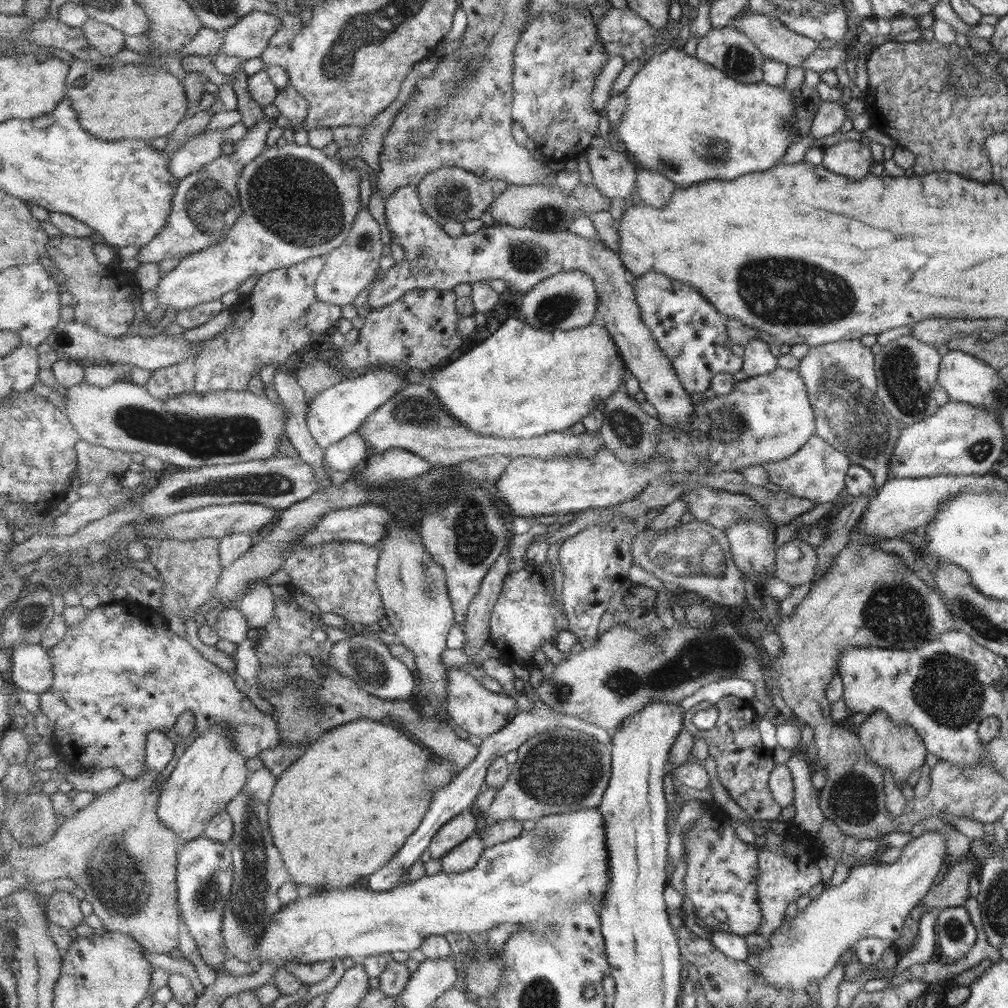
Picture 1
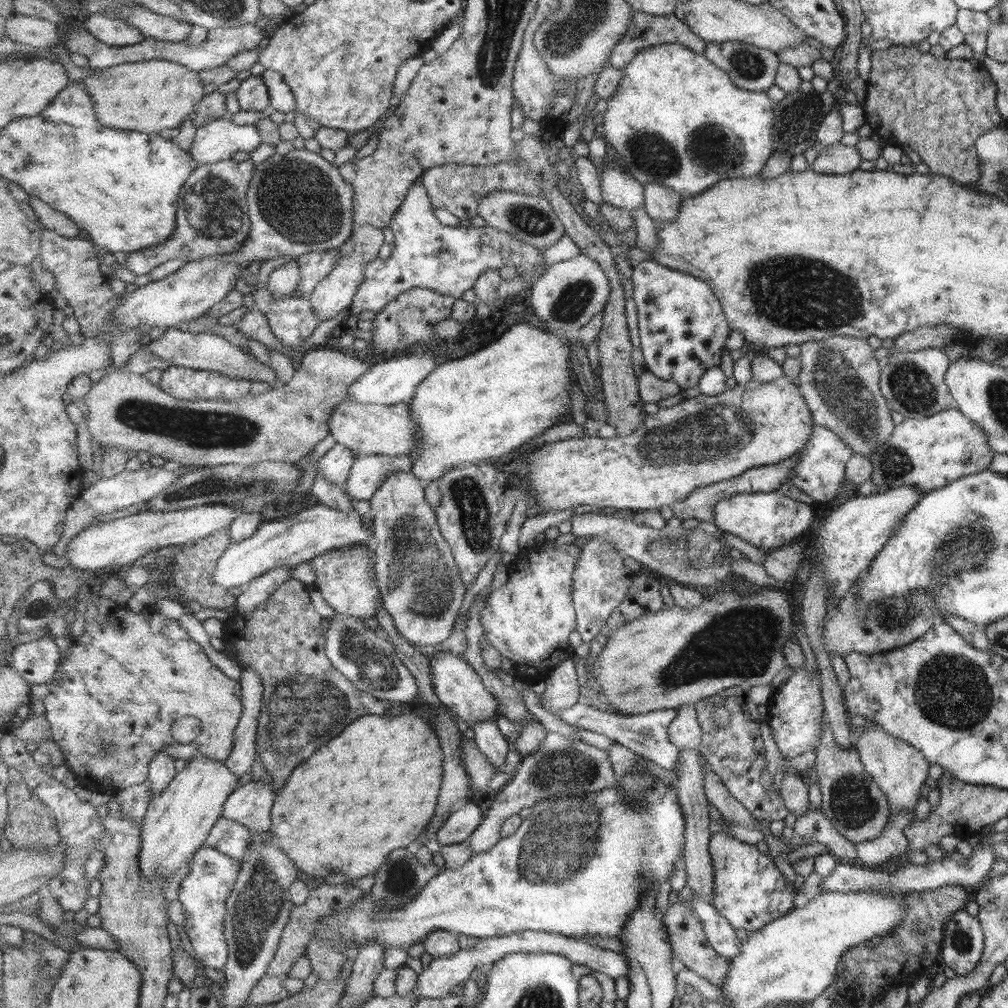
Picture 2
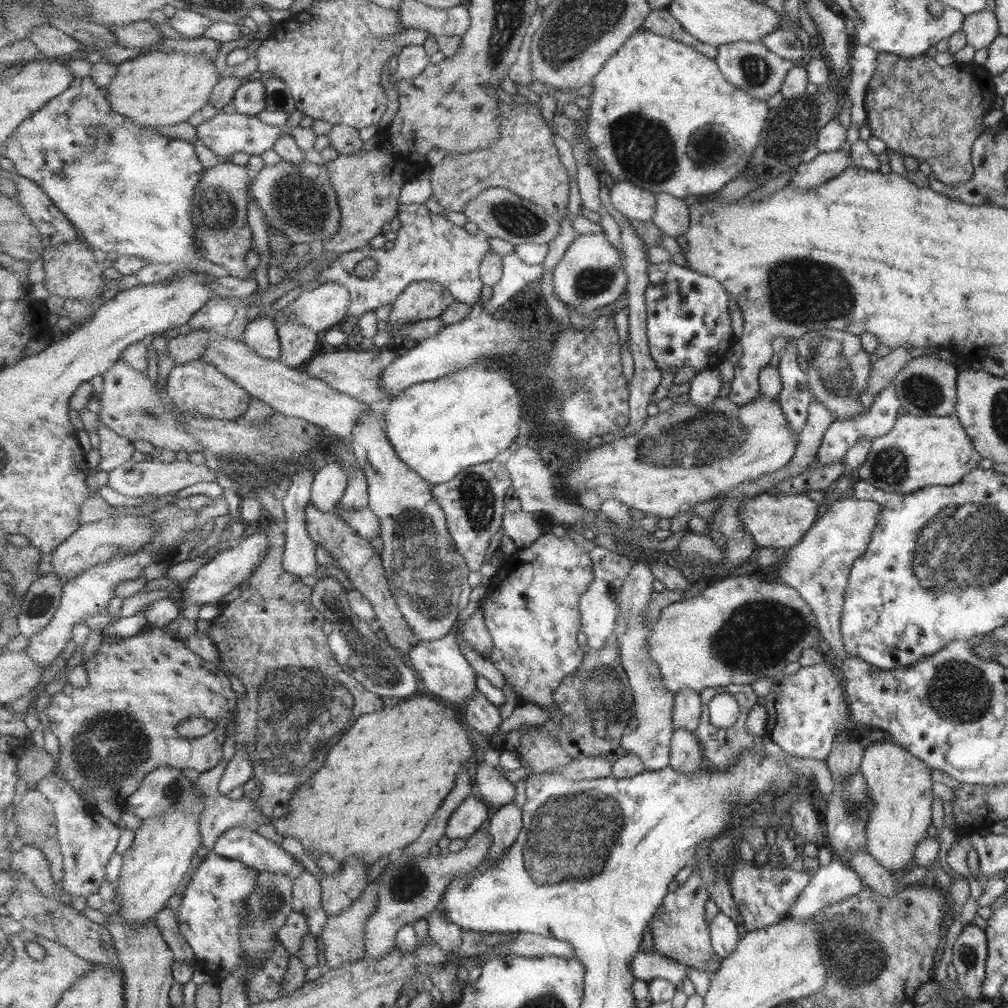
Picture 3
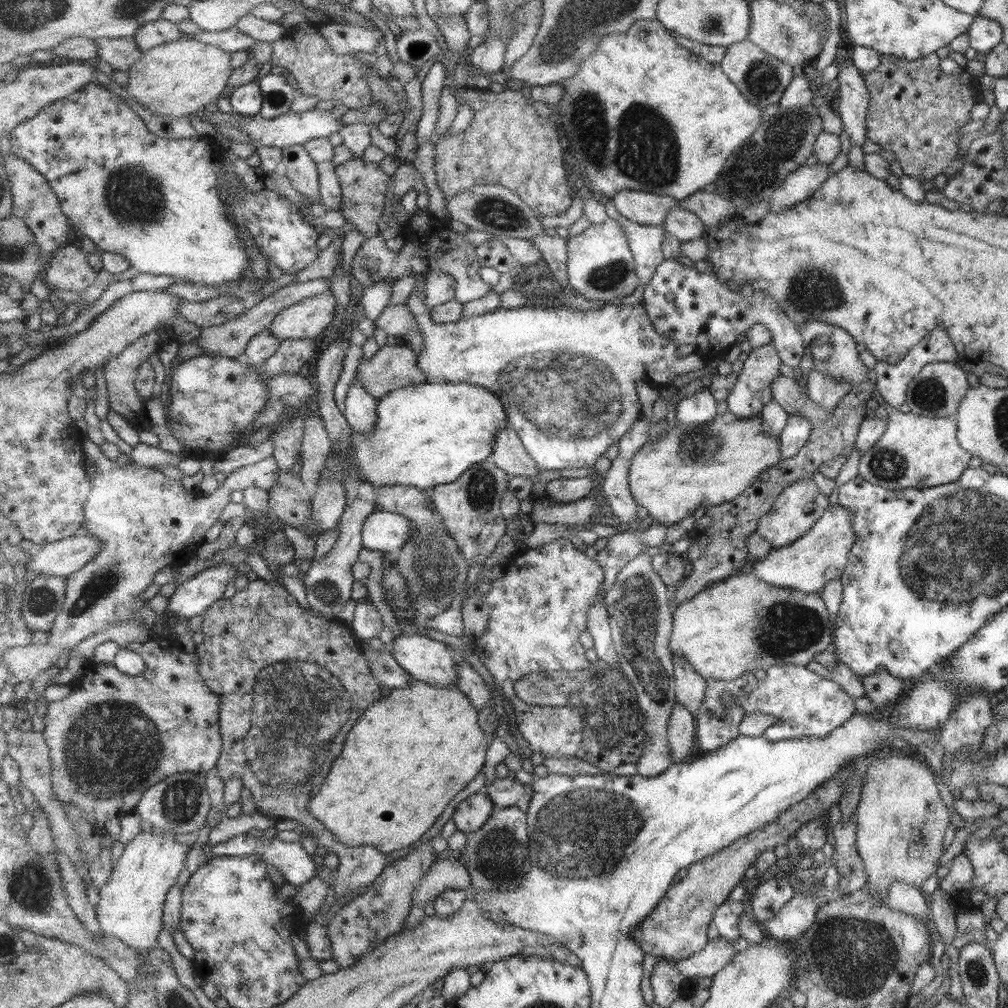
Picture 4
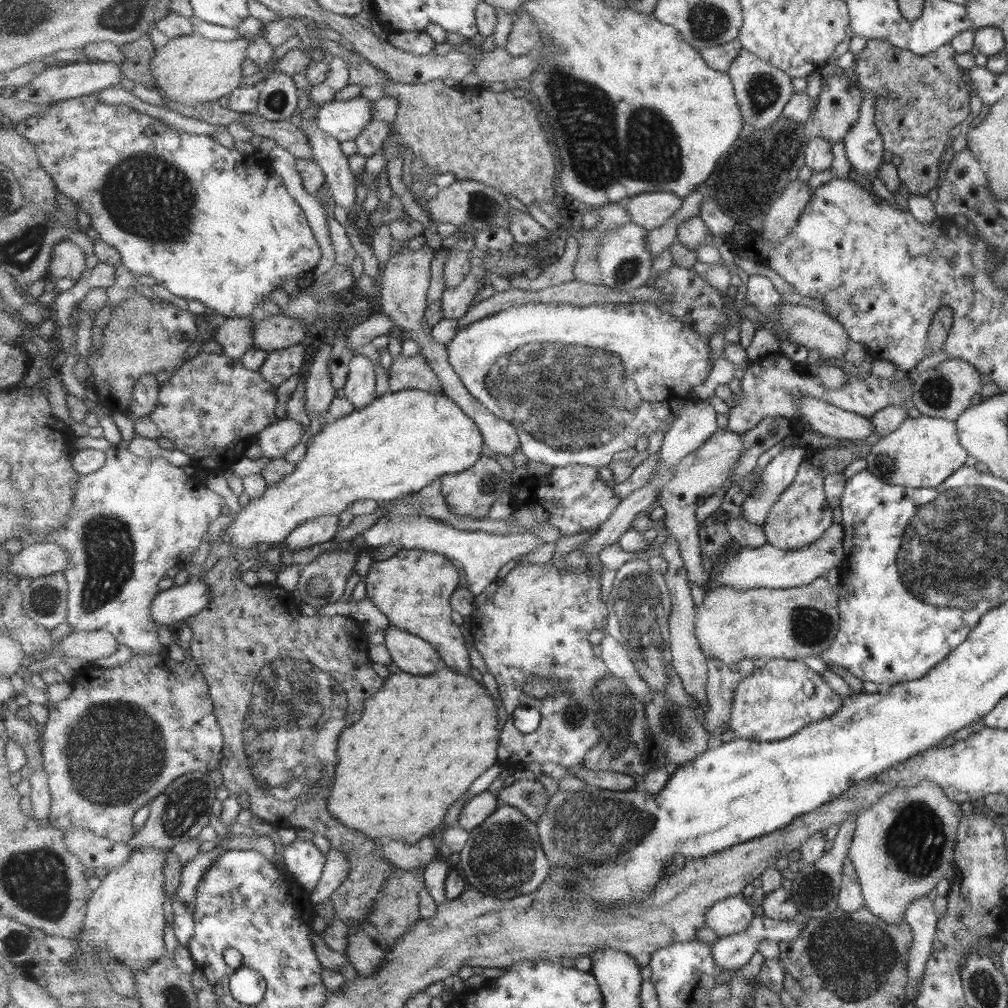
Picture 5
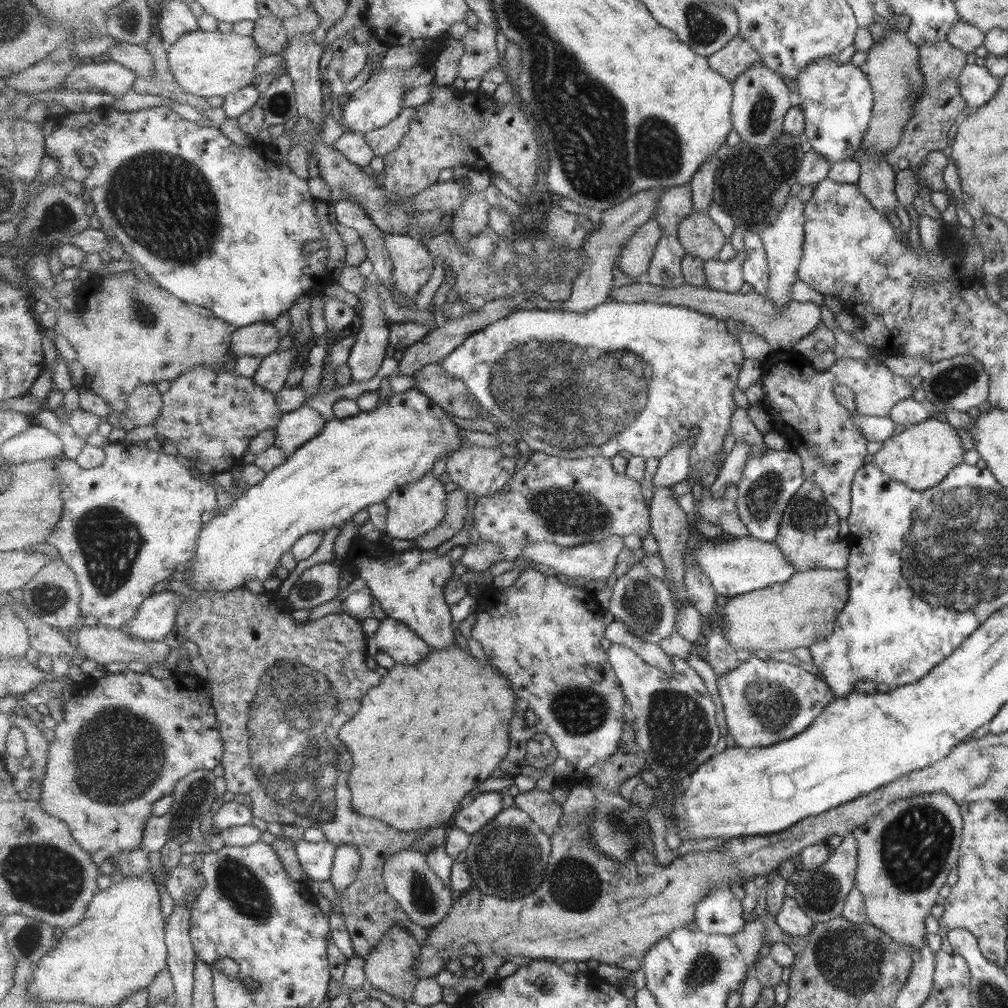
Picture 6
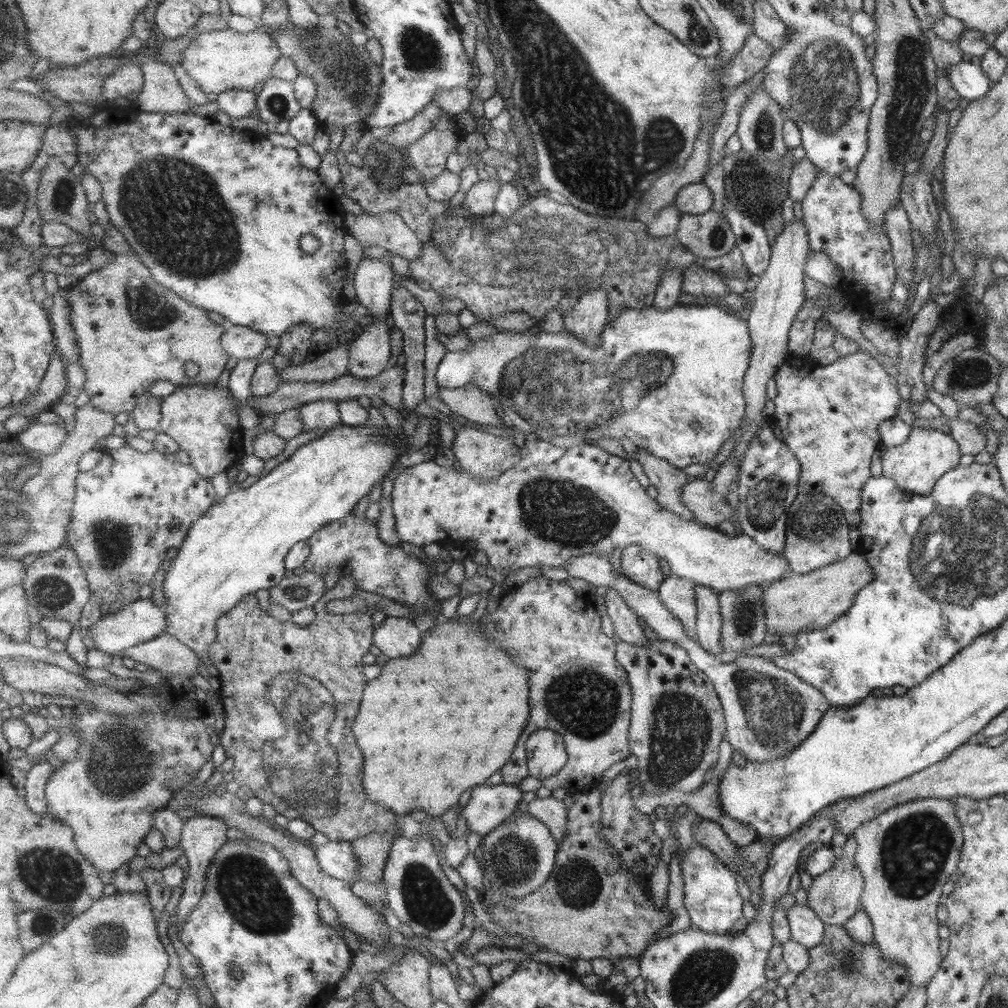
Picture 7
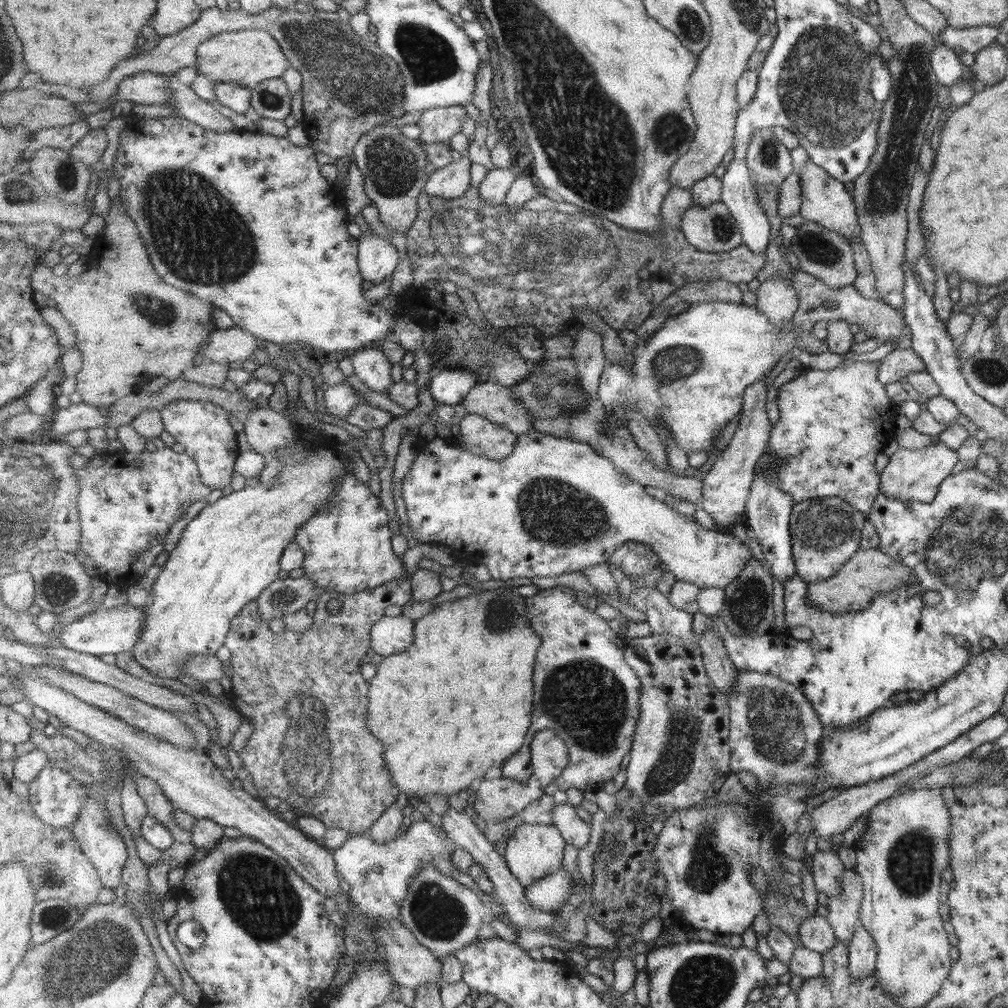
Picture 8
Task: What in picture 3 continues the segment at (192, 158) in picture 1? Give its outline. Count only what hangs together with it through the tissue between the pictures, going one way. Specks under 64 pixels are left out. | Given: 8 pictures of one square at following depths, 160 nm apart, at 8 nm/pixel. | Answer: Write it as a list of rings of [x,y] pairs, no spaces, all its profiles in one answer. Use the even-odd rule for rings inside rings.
[[[235,110],[230,114],[219,112],[197,126],[196,130],[198,138],[203,141],[203,144],[221,159],[231,156],[235,152],[246,152],[249,155],[256,154],[260,156],[263,152],[267,152],[269,148],[273,149],[277,139],[283,133],[289,133],[292,136],[293,127],[296,126],[272,126],[261,122],[255,115],[241,114]]]

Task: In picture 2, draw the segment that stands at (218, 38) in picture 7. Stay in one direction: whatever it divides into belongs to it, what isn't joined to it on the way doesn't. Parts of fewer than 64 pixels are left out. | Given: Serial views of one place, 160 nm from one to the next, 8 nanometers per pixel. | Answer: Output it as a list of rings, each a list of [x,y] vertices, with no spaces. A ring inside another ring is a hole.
[[[166,59],[134,61],[105,70],[95,69],[92,75],[77,81],[82,82],[94,98],[97,118],[101,124],[117,130],[137,130],[153,134],[159,134],[164,128],[176,131],[185,116],[195,114],[205,94],[200,71]]]

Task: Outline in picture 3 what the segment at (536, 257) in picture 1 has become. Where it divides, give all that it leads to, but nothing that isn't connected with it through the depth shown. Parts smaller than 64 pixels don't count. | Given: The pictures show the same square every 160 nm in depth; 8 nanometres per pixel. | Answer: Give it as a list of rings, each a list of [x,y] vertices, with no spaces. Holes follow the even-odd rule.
[[[402,204],[397,217],[401,226],[391,250],[367,246],[351,253],[341,254],[335,260],[335,264],[323,264],[323,270],[313,281],[322,285],[335,282],[347,287],[352,298],[349,315],[358,319],[370,310],[395,303],[413,282],[439,282],[449,289],[457,302],[467,305],[479,303],[485,285],[481,279],[480,267],[481,261],[491,253],[490,236],[481,229],[471,234],[462,226],[447,220],[445,216],[431,213],[425,205]],[[365,258],[376,261],[377,272],[369,278],[359,278],[355,274],[355,268]]]

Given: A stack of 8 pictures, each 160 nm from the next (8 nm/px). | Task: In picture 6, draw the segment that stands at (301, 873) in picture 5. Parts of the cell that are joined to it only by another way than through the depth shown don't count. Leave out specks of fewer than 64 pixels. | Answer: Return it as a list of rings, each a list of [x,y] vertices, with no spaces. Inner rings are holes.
[[[300,840],[295,843],[296,856],[307,875],[313,881],[330,881],[338,845],[329,840],[309,842]]]

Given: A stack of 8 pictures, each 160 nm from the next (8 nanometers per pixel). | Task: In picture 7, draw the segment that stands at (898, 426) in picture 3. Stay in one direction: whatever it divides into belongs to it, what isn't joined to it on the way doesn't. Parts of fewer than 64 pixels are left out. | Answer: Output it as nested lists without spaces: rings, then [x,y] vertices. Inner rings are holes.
[[[910,427],[909,436],[897,446],[884,448],[881,457],[881,475],[890,478],[905,493],[929,494],[937,479],[956,467],[960,452],[950,435],[940,430]]]

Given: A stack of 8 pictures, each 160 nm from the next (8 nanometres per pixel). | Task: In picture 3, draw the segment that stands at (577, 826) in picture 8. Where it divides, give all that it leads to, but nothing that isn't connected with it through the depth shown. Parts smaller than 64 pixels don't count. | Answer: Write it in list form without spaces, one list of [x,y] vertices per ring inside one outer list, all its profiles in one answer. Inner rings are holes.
[[[482,762],[475,780],[476,794],[489,806],[498,809],[513,803],[517,796],[515,784],[511,784],[498,767]]]

